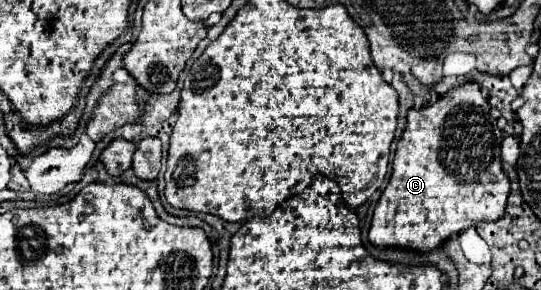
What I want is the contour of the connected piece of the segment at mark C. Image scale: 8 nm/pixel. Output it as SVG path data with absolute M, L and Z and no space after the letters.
M476 82L452 88L438 102L428 104L420 110L412 108L408 112L406 132L396 146L390 182L376 204L368 240L376 248L400 246L414 252L430 252L442 246L450 236L460 234L470 226L478 226L478 222L494 222L502 218L502 214L506 212L510 182L502 168L500 144L502 130L496 126L488 98L482 94Z

